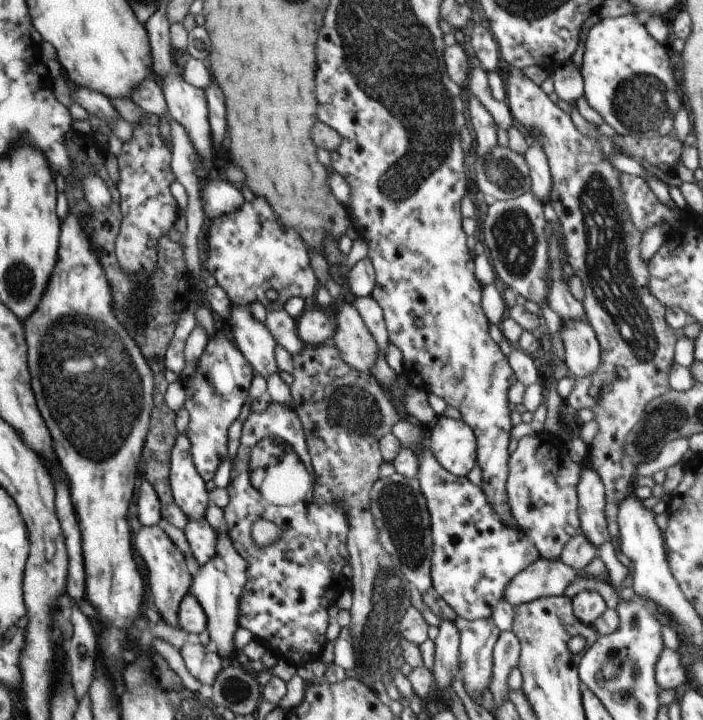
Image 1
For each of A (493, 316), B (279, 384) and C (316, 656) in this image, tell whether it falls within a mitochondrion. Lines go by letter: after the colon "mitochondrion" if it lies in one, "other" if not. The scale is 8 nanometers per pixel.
A: other
B: other
C: other

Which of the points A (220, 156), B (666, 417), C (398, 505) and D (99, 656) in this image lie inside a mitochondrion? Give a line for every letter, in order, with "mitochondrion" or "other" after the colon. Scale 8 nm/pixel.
A: other
B: mitochondrion
C: mitochondrion
D: other

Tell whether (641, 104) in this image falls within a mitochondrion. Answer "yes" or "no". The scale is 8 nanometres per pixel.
yes

